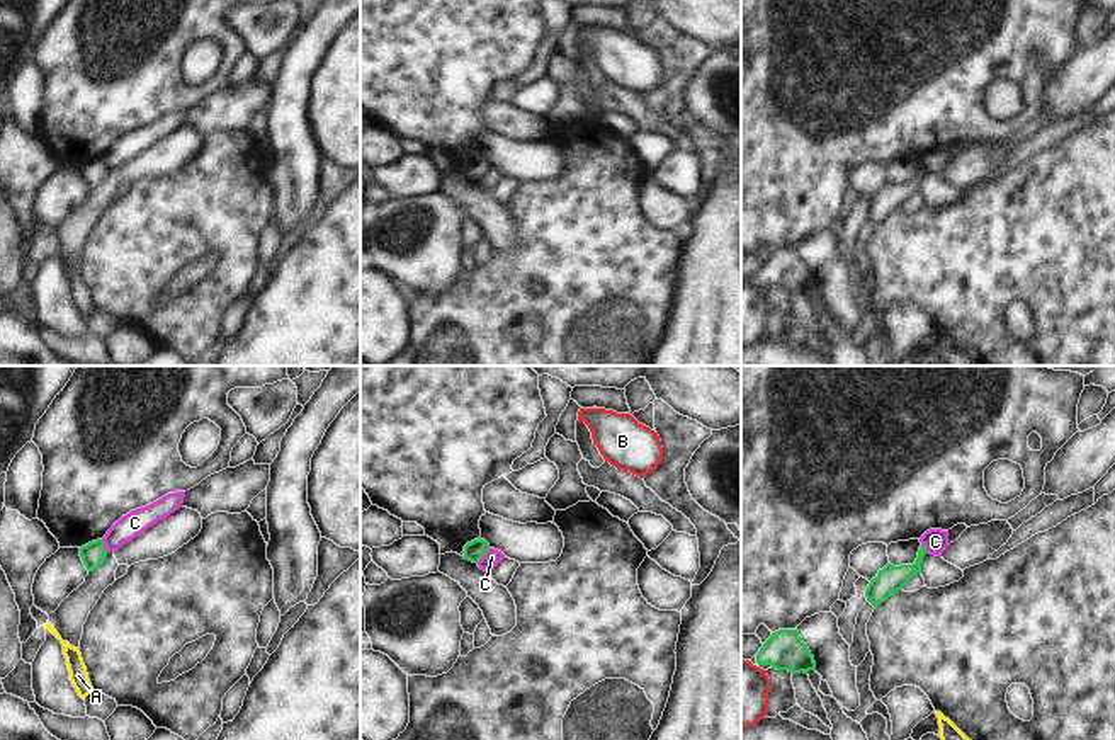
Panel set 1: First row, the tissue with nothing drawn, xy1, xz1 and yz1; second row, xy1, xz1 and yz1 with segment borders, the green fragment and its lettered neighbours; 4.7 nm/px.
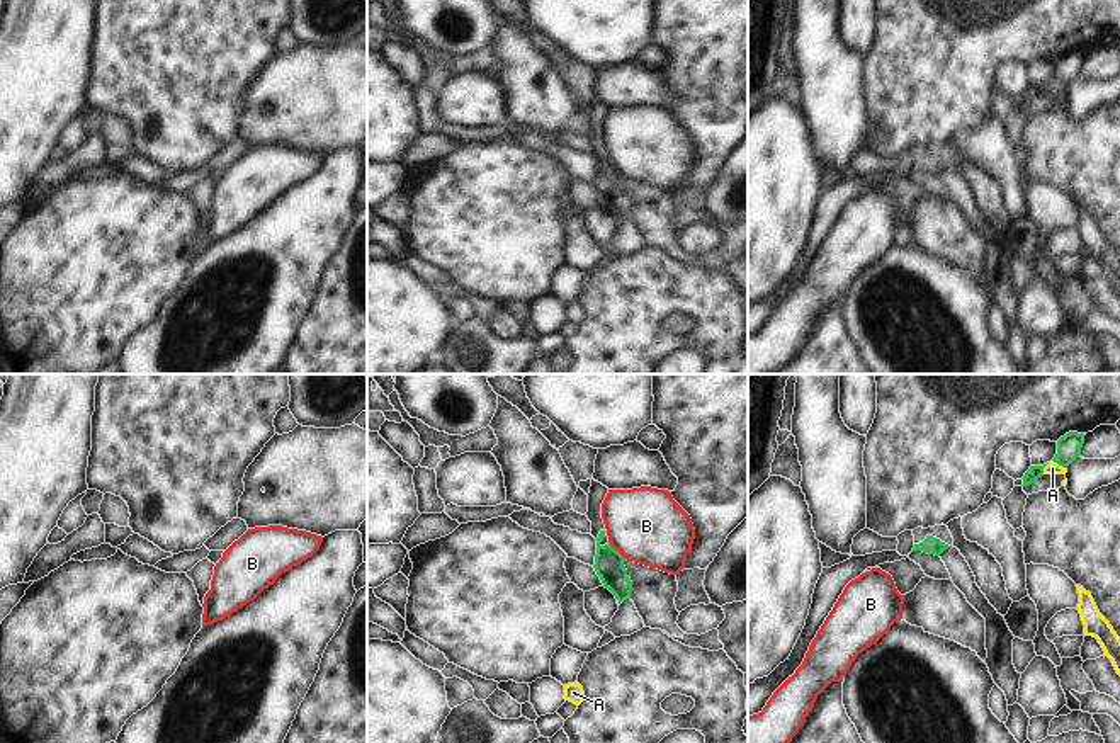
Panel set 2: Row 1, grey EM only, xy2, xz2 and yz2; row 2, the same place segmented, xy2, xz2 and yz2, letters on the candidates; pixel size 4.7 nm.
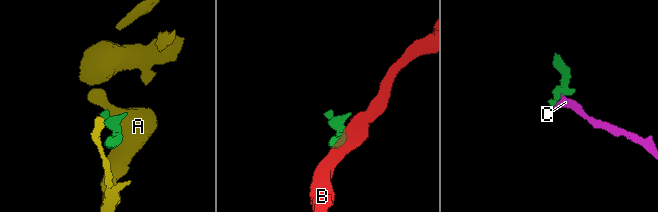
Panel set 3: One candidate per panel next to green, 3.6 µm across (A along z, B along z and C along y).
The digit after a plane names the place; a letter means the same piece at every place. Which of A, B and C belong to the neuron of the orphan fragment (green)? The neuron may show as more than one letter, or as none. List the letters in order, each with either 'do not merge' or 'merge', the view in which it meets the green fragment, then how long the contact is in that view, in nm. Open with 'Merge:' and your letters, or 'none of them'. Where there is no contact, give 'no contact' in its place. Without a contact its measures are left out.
Merge: none of them
A: do not merge | yz2 | 80 nm
B: do not merge | xz2 | 120 nm
C: do not merge | xz1 | 100 nm

